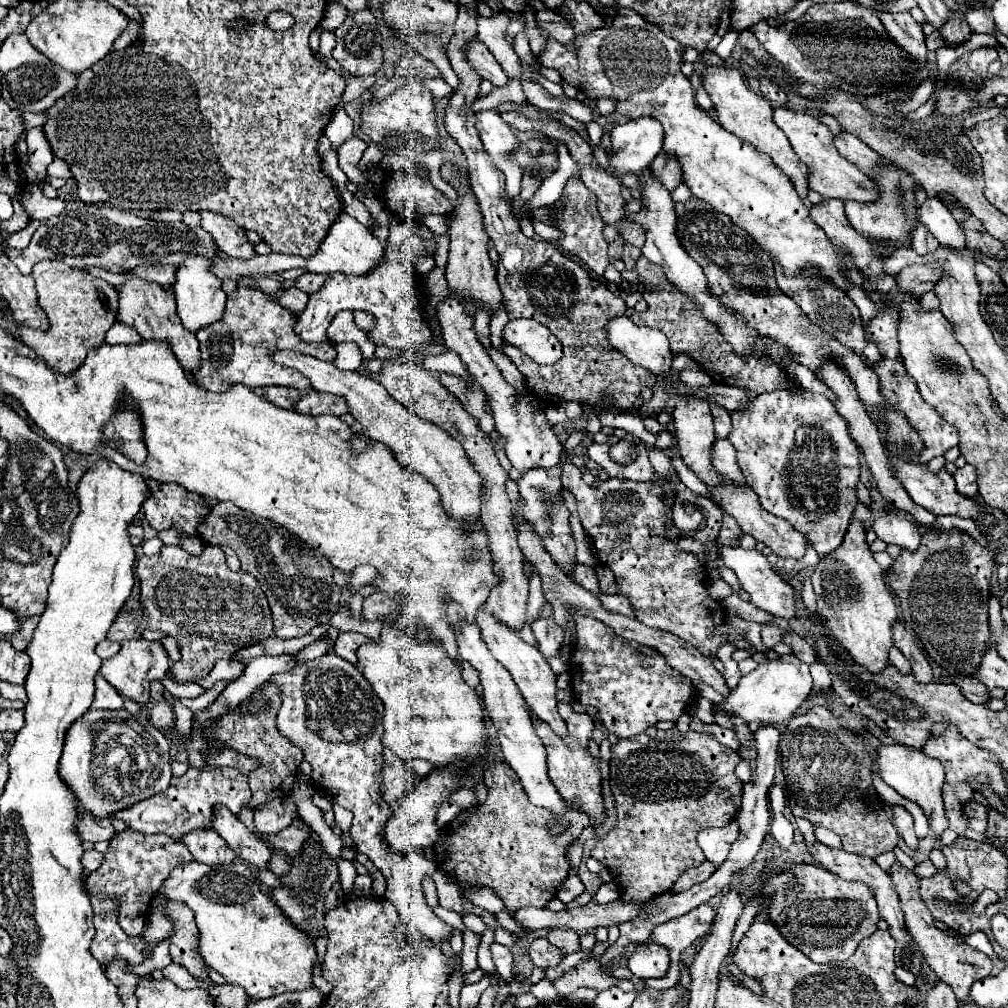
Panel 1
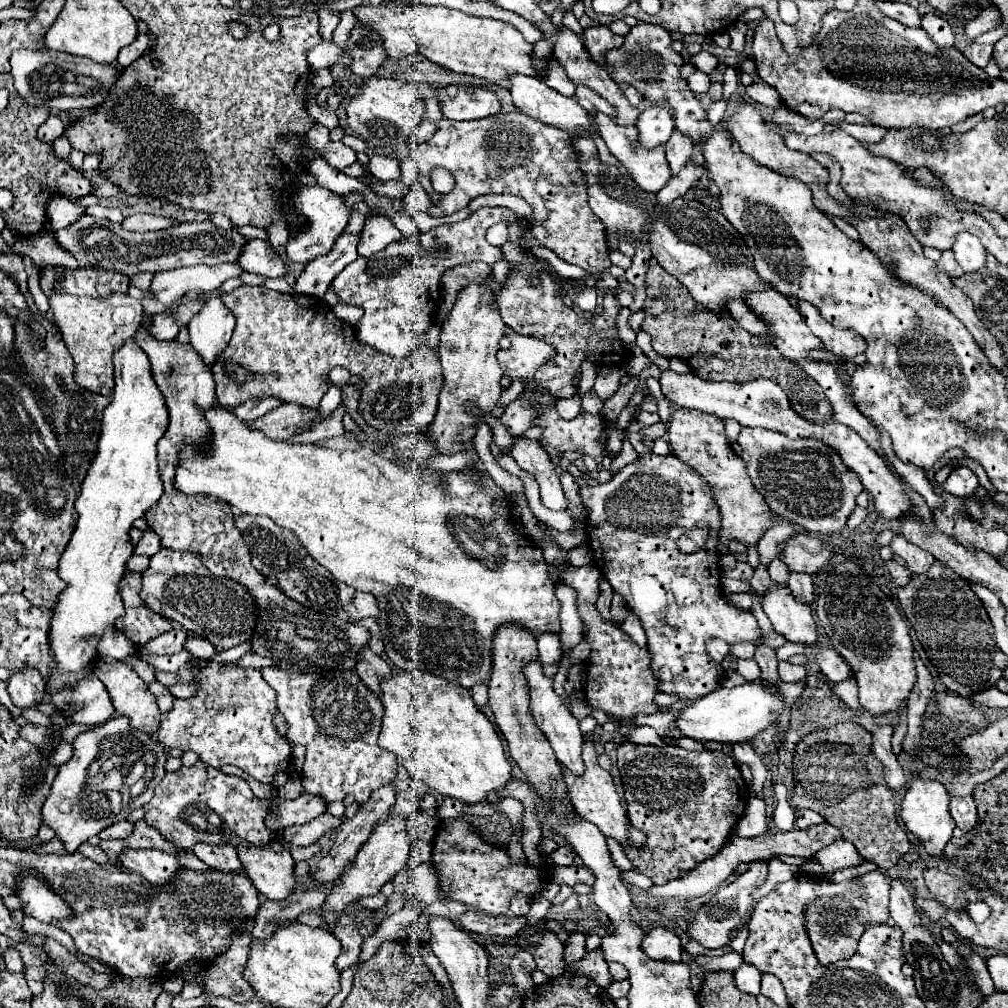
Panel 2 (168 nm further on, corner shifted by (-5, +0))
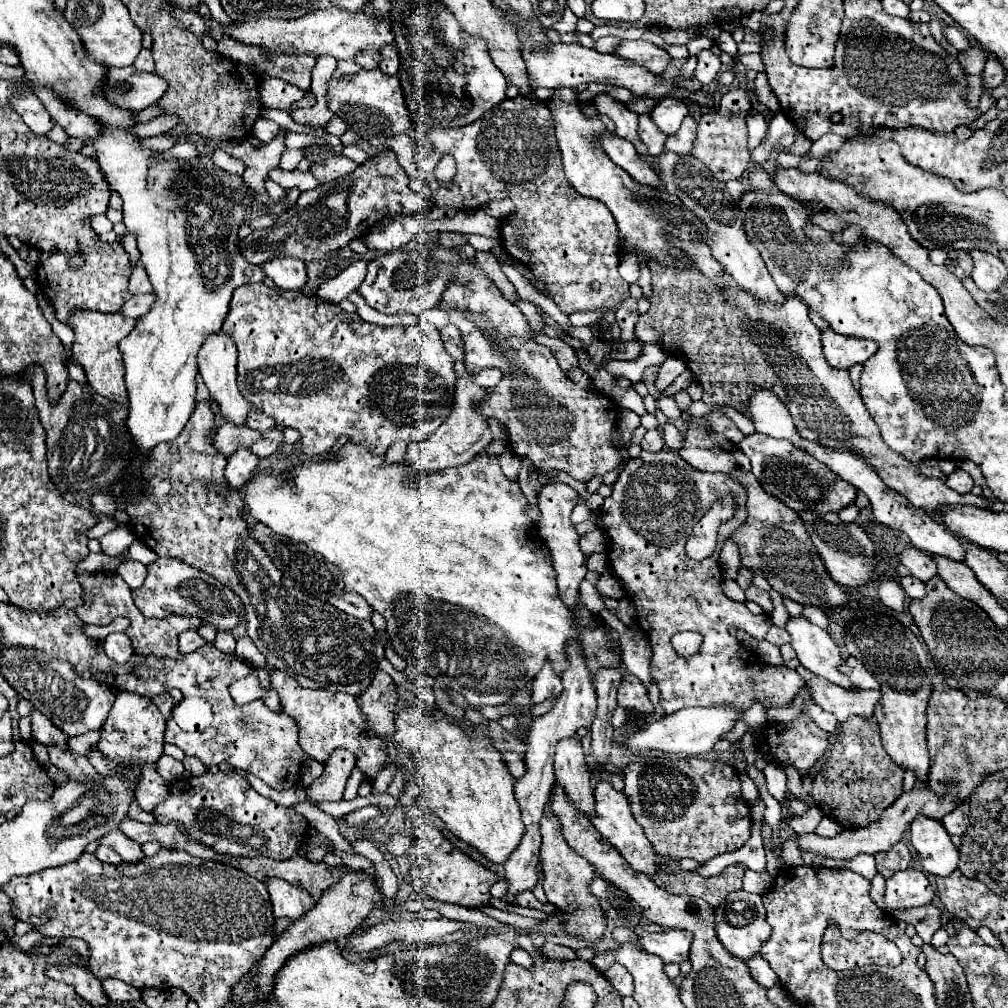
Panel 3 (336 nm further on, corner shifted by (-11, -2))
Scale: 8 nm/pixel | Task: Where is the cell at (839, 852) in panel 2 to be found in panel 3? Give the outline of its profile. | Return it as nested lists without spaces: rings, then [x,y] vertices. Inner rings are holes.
[[[858,855],[852,861],[848,861],[846,867],[852,869],[852,871],[856,871],[856,873],[860,873],[868,881],[872,881],[874,875],[876,875],[876,863],[874,863],[874,857],[872,855],[870,857],[868,855]]]

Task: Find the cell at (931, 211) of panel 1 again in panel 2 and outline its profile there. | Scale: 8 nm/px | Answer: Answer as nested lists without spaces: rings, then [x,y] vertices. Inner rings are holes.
[[[958,233],[952,251],[956,255],[956,261],[962,265],[964,273],[976,273],[984,269],[986,249],[982,247],[978,237],[970,233]]]

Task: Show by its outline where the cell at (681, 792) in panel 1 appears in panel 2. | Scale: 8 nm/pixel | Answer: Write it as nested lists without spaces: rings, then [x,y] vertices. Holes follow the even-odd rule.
[[[622,743],[616,751],[628,819],[646,833],[646,845],[638,849],[622,845],[634,869],[650,877],[654,885],[664,885],[718,853],[744,815],[750,797],[736,761],[722,751],[688,751],[666,743]]]

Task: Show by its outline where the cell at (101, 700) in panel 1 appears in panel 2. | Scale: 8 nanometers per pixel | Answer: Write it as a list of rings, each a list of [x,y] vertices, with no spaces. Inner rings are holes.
[[[94,673],[90,677],[84,677],[70,691],[60,691],[60,695],[56,693],[50,701],[54,707],[60,705],[62,711],[68,713],[68,719],[78,725],[98,725],[114,715],[110,695]]]

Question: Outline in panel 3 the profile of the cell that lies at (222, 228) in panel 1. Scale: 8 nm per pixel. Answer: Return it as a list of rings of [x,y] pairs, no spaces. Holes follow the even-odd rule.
[[[272,259],[264,263],[262,269],[274,281],[274,285],[284,291],[296,291],[308,281],[308,275],[304,273],[304,261],[300,259]]]

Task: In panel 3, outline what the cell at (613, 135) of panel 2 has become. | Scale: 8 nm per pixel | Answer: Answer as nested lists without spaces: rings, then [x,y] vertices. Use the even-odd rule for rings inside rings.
[[[650,115],[640,117],[640,131],[638,133],[640,133],[640,139],[646,143],[650,155],[660,155],[662,153],[666,135],[656,127],[656,123],[652,123]]]

